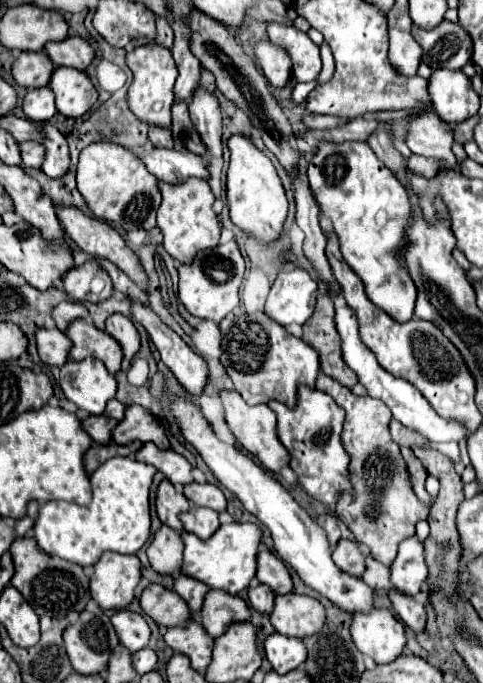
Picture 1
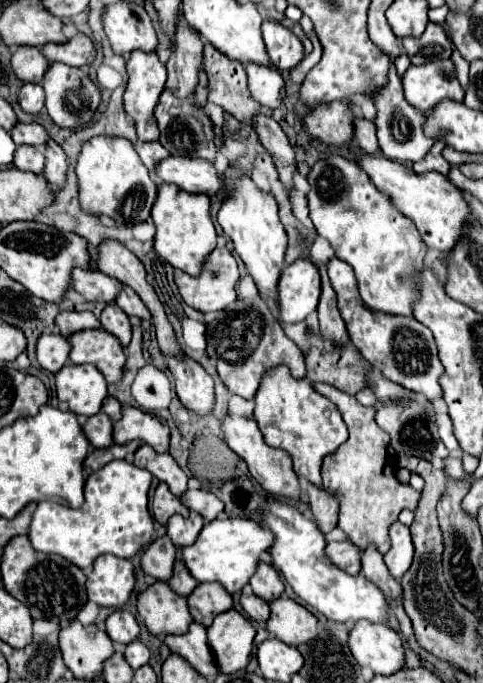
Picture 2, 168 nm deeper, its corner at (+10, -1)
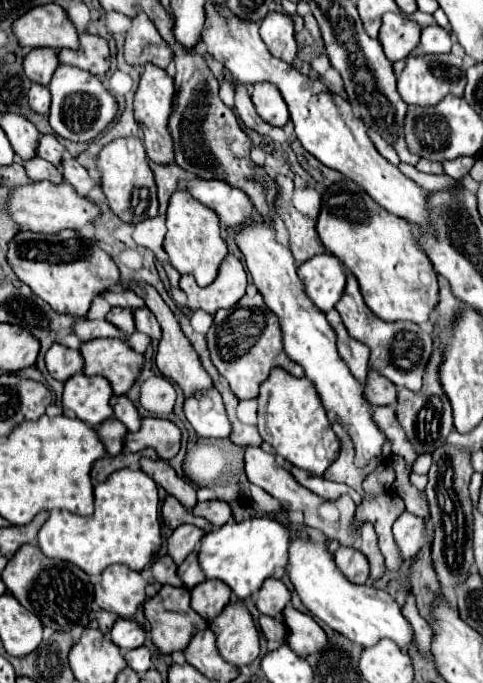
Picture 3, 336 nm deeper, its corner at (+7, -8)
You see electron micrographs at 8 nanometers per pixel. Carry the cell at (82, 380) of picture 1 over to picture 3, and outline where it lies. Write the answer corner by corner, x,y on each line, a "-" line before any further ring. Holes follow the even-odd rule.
75,374
65,382
63,408
73,412
79,420
97,426
113,416
113,408
109,406
111,396
113,390
107,378

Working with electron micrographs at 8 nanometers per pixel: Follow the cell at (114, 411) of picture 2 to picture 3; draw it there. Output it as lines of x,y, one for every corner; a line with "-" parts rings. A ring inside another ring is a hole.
113,396
113,398
111,398
111,408
113,408
113,412
115,412
115,418
121,420
121,422
127,426
129,432
139,430
141,418
139,418
139,414
137,414
137,408
129,402
127,396

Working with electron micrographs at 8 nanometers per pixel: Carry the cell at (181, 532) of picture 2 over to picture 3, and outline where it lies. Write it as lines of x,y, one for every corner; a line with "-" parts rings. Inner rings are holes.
181,524
173,530
173,534
169,536
167,540
167,550
169,550
169,556
181,564
197,546
199,546
199,540
203,538
203,530
193,526
193,524

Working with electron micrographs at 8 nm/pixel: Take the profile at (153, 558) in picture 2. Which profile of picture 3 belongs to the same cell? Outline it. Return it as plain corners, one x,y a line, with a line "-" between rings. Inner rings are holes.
163,556
163,558
159,558
157,562
153,562
151,570
153,570
153,578
155,578
159,584
181,586
181,582
179,582
179,578
177,578
177,566
175,566
175,562
173,562
169,556

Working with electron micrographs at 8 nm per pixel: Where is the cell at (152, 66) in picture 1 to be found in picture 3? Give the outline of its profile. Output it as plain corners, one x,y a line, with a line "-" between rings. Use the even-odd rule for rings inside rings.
145,64
141,80
139,80
139,88
137,88
135,100
133,100
133,116
145,132
143,142
145,142
145,150
147,150
149,160
159,162
159,164
173,162
173,146
171,146
171,136
167,130
167,118
171,114
173,94
175,94
173,78
163,68
159,68
155,64

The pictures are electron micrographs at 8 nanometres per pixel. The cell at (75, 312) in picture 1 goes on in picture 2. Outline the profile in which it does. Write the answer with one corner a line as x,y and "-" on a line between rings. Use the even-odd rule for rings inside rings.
62,311
56,317
56,325
60,329
60,335
70,337
76,331
84,331
84,329
100,329
100,321
92,311

